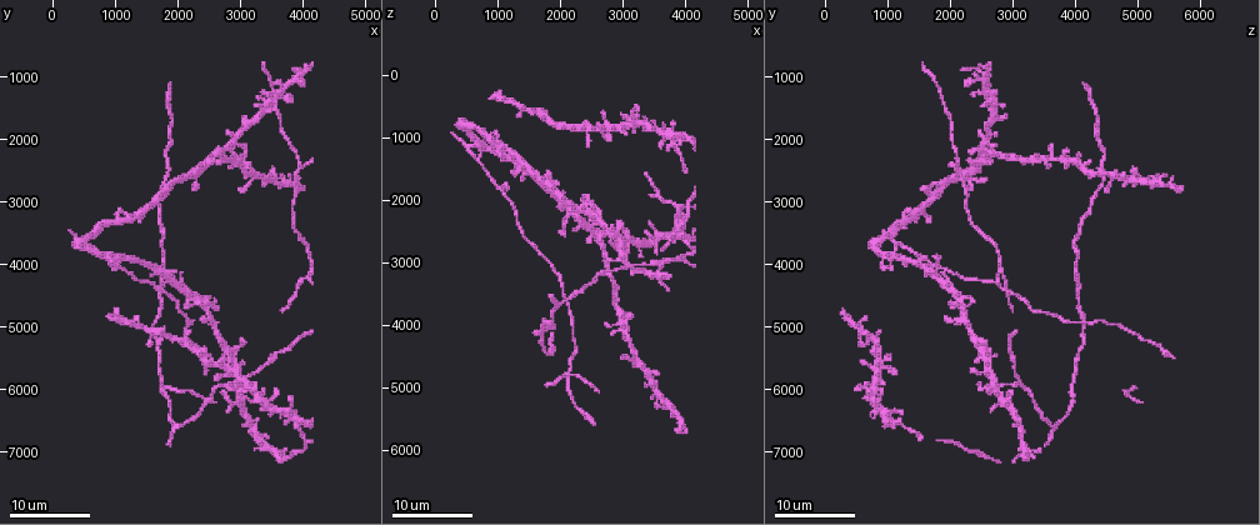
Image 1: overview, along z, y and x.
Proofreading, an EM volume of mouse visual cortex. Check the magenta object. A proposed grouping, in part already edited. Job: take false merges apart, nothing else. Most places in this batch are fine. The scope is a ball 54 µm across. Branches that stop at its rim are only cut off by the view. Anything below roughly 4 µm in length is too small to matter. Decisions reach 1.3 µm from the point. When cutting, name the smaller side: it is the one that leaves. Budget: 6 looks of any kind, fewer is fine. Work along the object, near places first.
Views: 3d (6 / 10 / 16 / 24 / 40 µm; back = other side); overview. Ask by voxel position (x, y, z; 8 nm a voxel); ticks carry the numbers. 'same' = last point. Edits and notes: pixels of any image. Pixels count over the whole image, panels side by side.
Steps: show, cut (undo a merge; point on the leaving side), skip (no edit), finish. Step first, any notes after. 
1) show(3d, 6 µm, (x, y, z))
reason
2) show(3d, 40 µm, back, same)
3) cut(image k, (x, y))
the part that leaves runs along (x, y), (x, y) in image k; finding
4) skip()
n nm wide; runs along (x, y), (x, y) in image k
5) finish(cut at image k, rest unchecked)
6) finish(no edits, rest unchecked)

show(3d, 16 µm, (3550, 1300, 2550))
arms part here

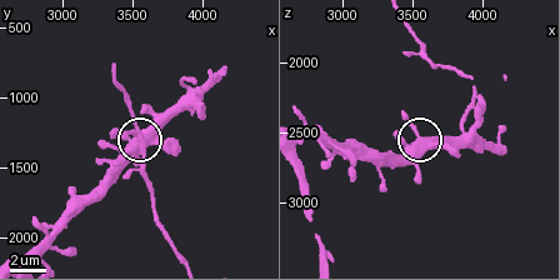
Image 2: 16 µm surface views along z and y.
show(3d, 10 µm, (3580, 1260, 2540))

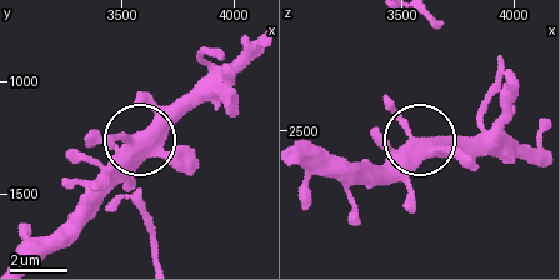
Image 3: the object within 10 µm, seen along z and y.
skip()
3 arms; continuous, no second neuron

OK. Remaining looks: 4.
show(3d, 24 µm, (3600, 1550, 1950))
three-way junction

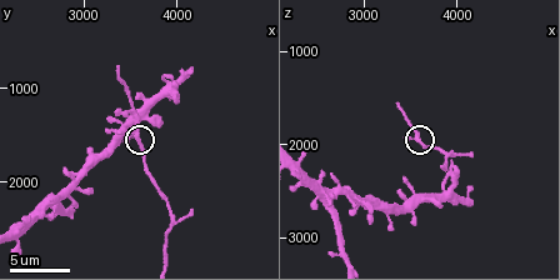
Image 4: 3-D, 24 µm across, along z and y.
show(3d, 6 µm, (3600, 1500, 1900))

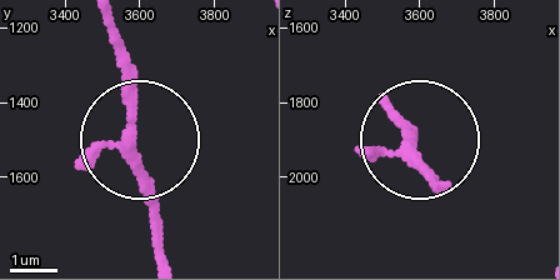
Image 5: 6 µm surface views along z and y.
show(3d, 6 µm, back, (3580, 1510, 1930))

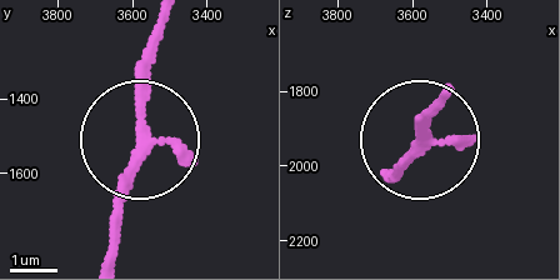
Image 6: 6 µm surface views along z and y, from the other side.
skip()
3 arms; continuous, no second neuron

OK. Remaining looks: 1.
finish(no edits, rest unchecked)

